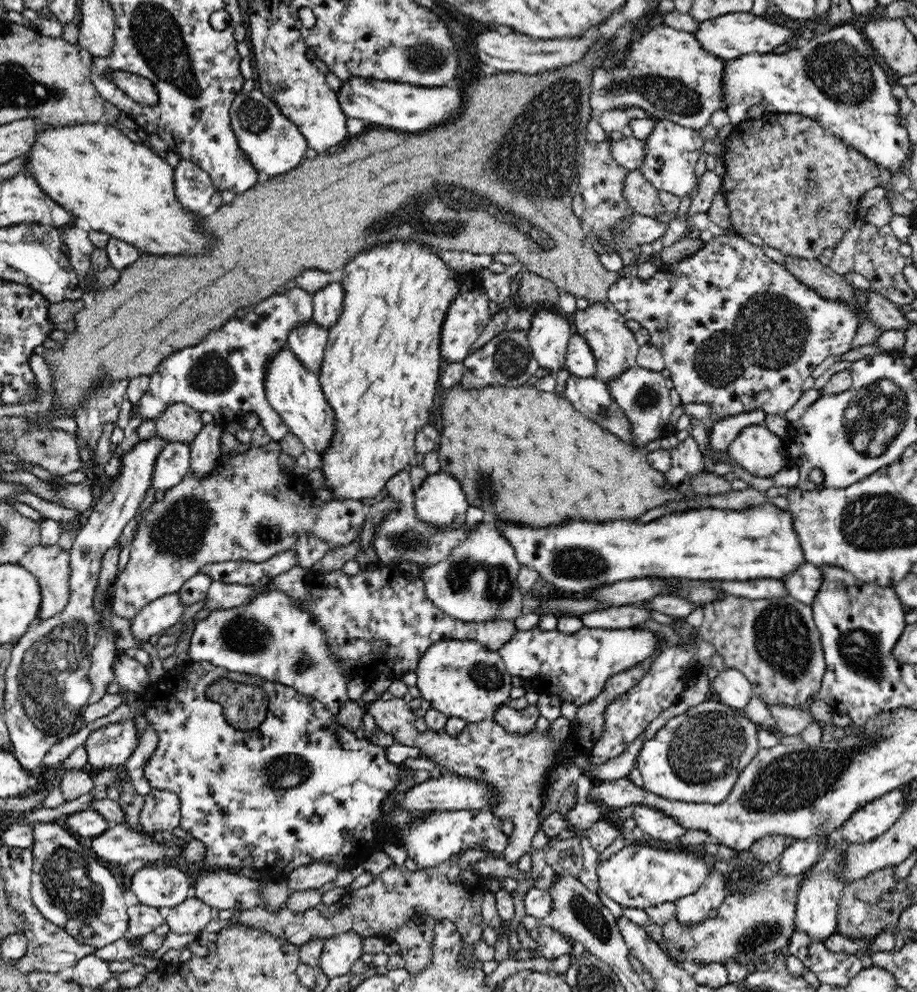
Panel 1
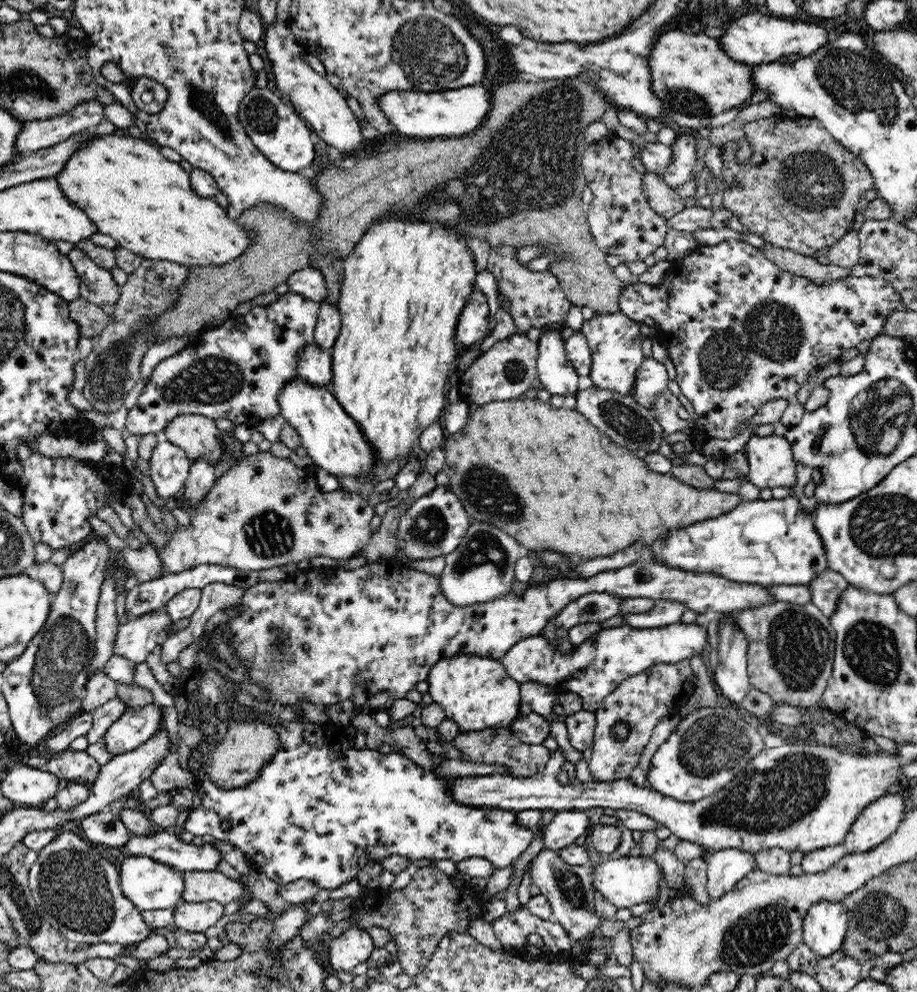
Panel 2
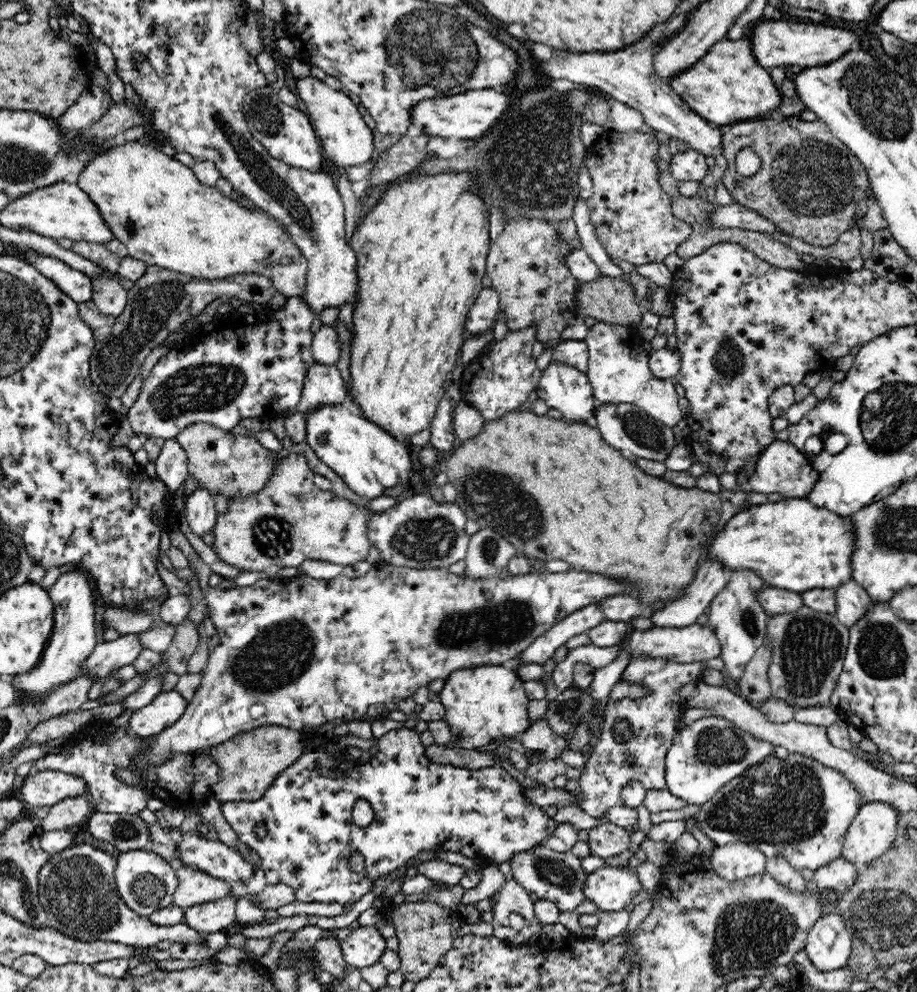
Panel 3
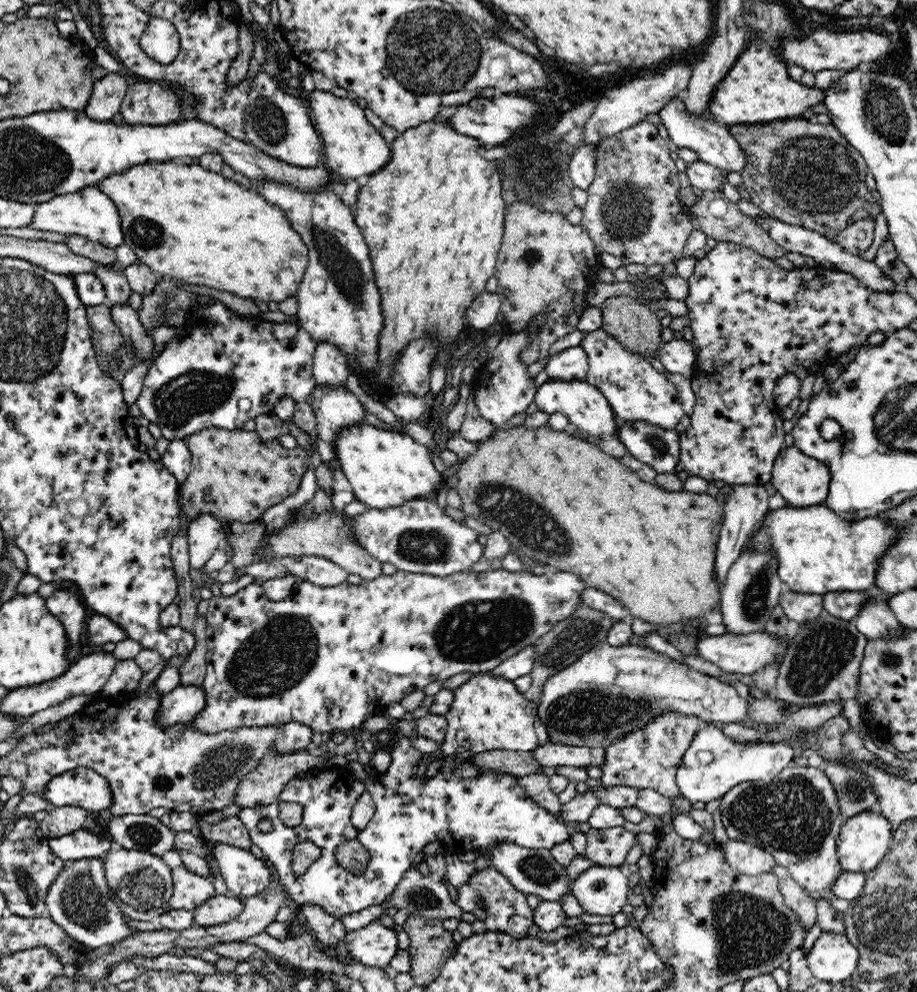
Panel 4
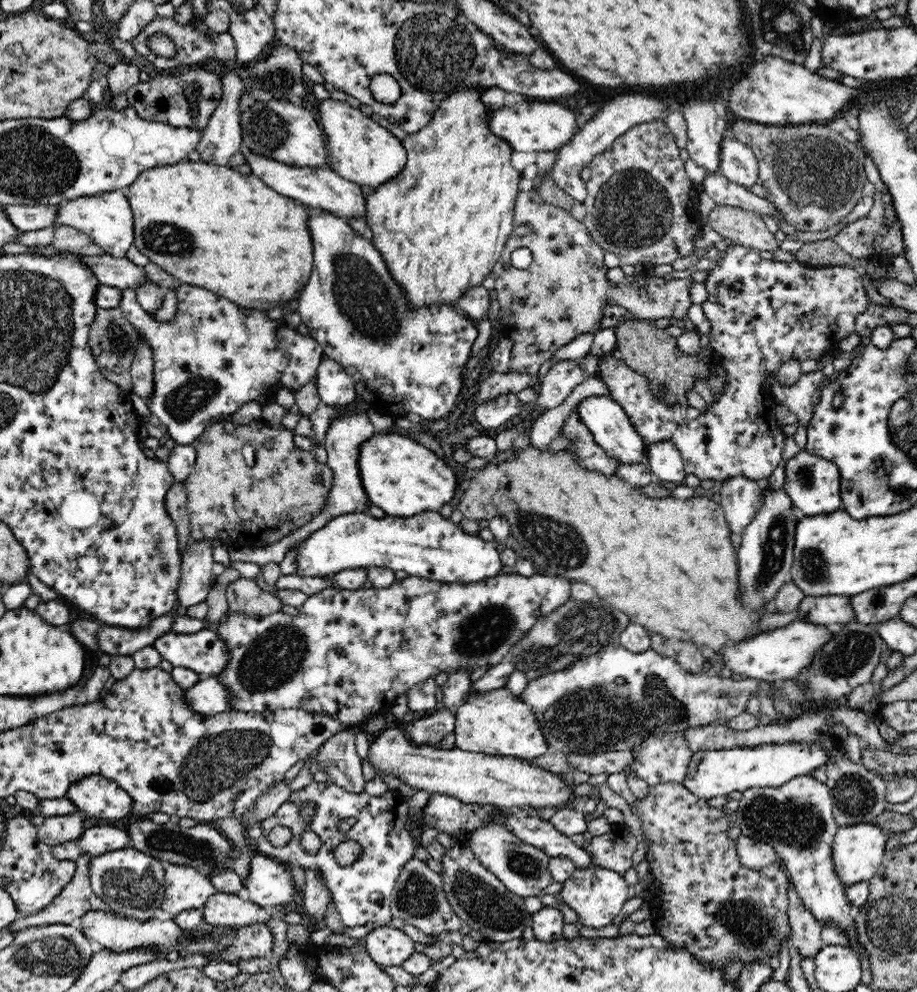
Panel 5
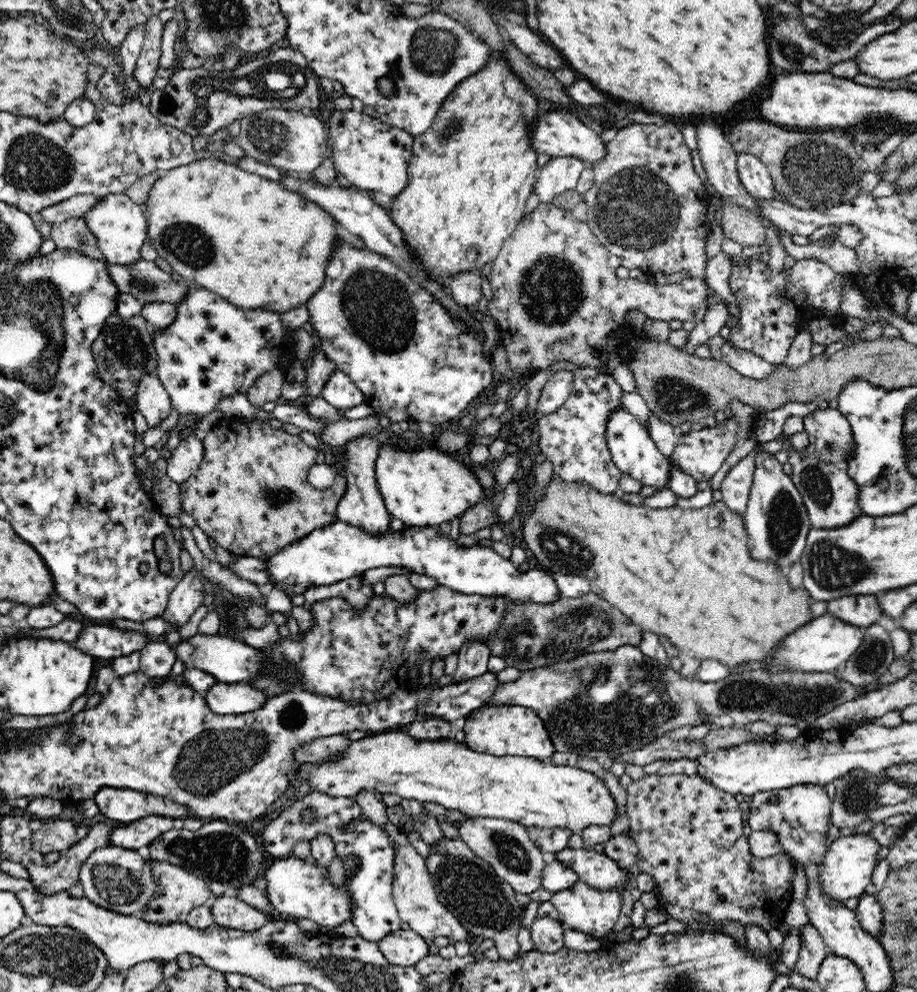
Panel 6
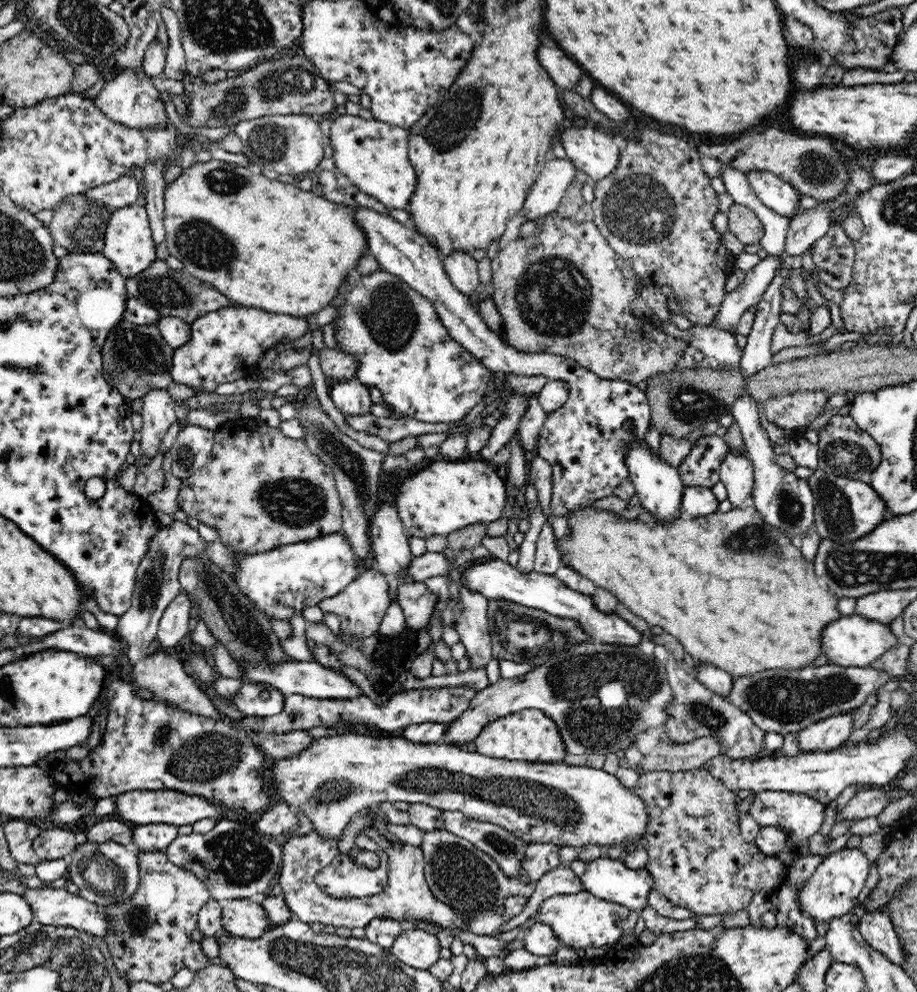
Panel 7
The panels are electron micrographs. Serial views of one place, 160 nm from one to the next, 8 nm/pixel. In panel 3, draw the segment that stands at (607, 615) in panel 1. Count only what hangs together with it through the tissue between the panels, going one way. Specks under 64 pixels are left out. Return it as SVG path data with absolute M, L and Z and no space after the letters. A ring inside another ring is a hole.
M707 560L682 594L649 610L648 617L656 627L682 628L695 624L704 608L726 586L728 574L721 562Z

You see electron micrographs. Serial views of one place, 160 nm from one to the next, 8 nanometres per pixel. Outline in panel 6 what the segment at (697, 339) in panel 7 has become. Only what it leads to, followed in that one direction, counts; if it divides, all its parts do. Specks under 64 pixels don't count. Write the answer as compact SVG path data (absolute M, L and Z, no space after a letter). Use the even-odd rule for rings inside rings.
M725 340L721 347L721 358L740 374L754 380L768 378L776 370L776 365L762 360L762 358L749 350L736 348L729 340Z

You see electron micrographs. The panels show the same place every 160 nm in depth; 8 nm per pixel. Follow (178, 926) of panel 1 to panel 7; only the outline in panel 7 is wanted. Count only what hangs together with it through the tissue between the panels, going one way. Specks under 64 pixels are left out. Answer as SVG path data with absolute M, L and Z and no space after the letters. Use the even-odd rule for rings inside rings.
M256 899L220 901L223 930L248 939L258 938L272 924L268 913Z

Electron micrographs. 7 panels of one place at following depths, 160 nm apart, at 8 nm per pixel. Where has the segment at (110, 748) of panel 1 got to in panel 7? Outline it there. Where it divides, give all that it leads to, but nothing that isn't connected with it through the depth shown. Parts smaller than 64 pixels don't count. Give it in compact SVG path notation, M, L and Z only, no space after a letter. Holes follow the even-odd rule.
M266 682L242 683L242 688L230 700L242 714L253 717L274 716L284 710L285 696Z

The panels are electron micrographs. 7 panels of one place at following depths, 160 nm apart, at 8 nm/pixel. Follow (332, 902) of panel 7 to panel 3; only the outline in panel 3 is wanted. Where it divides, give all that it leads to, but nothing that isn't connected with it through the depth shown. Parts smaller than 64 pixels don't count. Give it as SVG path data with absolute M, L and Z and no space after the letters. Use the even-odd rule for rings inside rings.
M192 833L177 834L177 855L184 867L196 866L200 871L226 882L243 880L243 884L247 884L254 876L252 865L242 858L236 848L228 847L215 837L198 836Z

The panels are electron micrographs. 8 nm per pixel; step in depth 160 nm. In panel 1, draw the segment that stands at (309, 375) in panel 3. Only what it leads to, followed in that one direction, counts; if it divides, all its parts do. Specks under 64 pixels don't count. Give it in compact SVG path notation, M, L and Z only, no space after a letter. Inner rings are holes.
M308 321L288 333L287 346L307 369L318 370L323 361L329 330Z

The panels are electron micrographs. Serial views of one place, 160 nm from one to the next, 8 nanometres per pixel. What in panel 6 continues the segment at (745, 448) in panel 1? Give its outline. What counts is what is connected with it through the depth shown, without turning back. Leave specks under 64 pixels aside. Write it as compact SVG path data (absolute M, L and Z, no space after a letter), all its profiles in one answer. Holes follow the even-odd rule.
M784 446L788 452L788 461L792 465L791 479L794 486L799 490L803 498L811 526L820 529L835 529L844 525L849 525L855 518L862 516L859 507L859 490L856 483L848 476L845 469L838 468L834 463L822 462L814 454L804 455L795 451L792 446Z

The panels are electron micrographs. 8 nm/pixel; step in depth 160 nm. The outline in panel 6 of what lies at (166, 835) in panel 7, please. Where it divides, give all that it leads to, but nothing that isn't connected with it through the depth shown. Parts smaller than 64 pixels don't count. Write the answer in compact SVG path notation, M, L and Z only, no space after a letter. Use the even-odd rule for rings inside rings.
M150 815L125 823L124 826L114 827L110 833L109 845L136 851L172 829L172 822L172 818Z

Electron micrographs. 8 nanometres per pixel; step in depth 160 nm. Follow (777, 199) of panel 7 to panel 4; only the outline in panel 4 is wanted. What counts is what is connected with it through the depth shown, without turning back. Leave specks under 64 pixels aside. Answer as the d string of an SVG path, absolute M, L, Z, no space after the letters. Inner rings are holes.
M680 93L657 114L661 118L661 123L670 141L678 148L692 148L692 151L698 155L701 162L714 165L719 173L729 174L737 172L742 174L745 171L746 154L742 147L738 145L736 139L729 133L728 126L710 117L696 117L688 111L688 107L684 105L685 94Z

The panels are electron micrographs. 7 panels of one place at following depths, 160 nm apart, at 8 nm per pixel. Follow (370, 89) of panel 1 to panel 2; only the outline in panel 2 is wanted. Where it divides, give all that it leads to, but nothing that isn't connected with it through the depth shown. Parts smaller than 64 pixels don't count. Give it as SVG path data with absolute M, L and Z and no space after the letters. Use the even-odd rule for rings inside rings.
M481 84L431 93L424 91L390 91L377 103L395 131L411 138L436 139L461 137L474 132L488 116L491 96Z

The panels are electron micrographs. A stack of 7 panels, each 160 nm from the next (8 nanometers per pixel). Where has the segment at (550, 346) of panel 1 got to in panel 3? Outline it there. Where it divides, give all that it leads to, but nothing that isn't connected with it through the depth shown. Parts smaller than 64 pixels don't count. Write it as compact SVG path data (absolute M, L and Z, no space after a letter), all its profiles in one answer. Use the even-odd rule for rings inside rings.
M550 361L536 386L538 398L556 408L570 422L593 424L595 399L586 374L564 363Z

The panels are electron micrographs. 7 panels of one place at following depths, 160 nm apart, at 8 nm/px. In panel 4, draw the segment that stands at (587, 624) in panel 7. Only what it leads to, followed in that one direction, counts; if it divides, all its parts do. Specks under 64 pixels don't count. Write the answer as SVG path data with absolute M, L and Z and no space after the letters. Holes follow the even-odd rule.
M432 498L409 500L402 506L387 509L367 508L362 514L346 517L344 523L372 557L409 573L448 576L470 570L482 556L483 545L478 541L478 532L452 519Z

